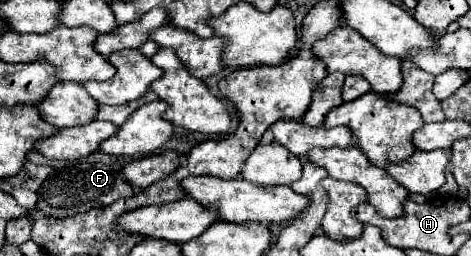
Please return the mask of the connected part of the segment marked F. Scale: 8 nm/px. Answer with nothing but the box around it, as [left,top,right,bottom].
[37,152,133,218]

